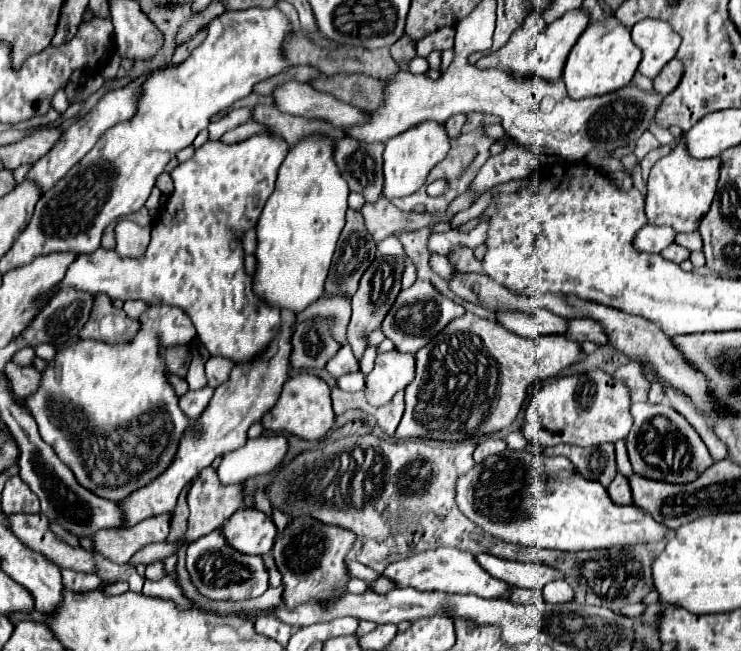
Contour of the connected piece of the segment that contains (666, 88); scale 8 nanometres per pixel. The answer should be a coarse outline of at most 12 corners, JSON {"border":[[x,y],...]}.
{"border":[[673,58],[653,78],[655,92],[667,96],[681,80],[683,64]]}

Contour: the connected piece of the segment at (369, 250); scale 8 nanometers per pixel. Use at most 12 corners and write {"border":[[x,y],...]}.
{"border":[[349,208],[325,294],[353,296],[377,244]]}

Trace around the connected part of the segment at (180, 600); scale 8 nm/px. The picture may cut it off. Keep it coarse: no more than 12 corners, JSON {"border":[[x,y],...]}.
{"border":[[175,576],[145,580],[143,594],[171,598],[181,608],[191,606]]}

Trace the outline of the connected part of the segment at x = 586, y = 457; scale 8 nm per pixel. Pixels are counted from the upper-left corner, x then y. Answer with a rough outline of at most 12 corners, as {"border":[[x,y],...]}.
{"border":[[559,444],[567,456],[585,478],[607,486],[617,474],[613,444]]}

